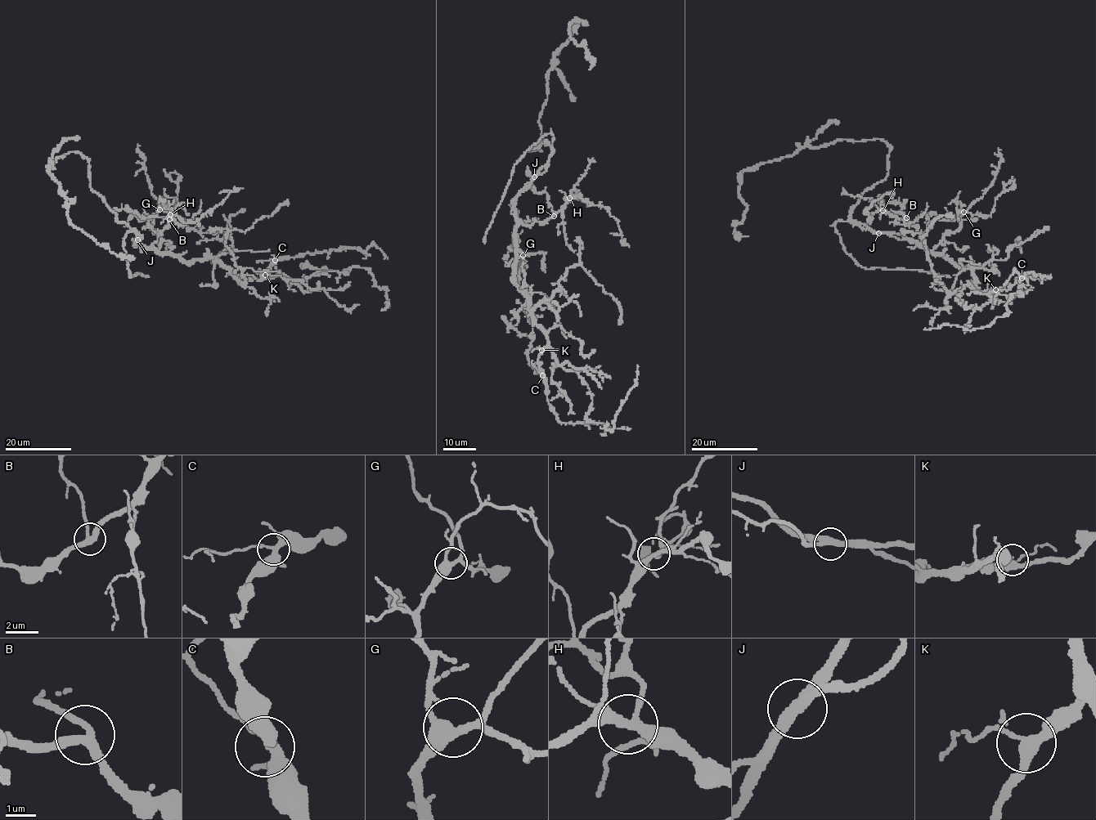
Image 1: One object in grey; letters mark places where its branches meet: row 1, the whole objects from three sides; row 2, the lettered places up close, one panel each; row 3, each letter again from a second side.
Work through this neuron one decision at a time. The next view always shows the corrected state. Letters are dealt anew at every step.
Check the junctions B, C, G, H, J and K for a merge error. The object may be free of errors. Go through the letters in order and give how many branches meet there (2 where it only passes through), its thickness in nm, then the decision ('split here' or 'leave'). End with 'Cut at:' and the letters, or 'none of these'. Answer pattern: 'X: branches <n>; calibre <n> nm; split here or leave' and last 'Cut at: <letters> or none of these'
B: branches 3; calibre 300 nm; leave
C: branches 3; calibre 320 nm; leave
G: branches 3; calibre 360 nm; leave
H: branches 3; calibre 280 nm; leave
J: branches 3; calibre 320 nm; leave
K: branches 3; calibre 300 nm; leave
Cut at: none of these

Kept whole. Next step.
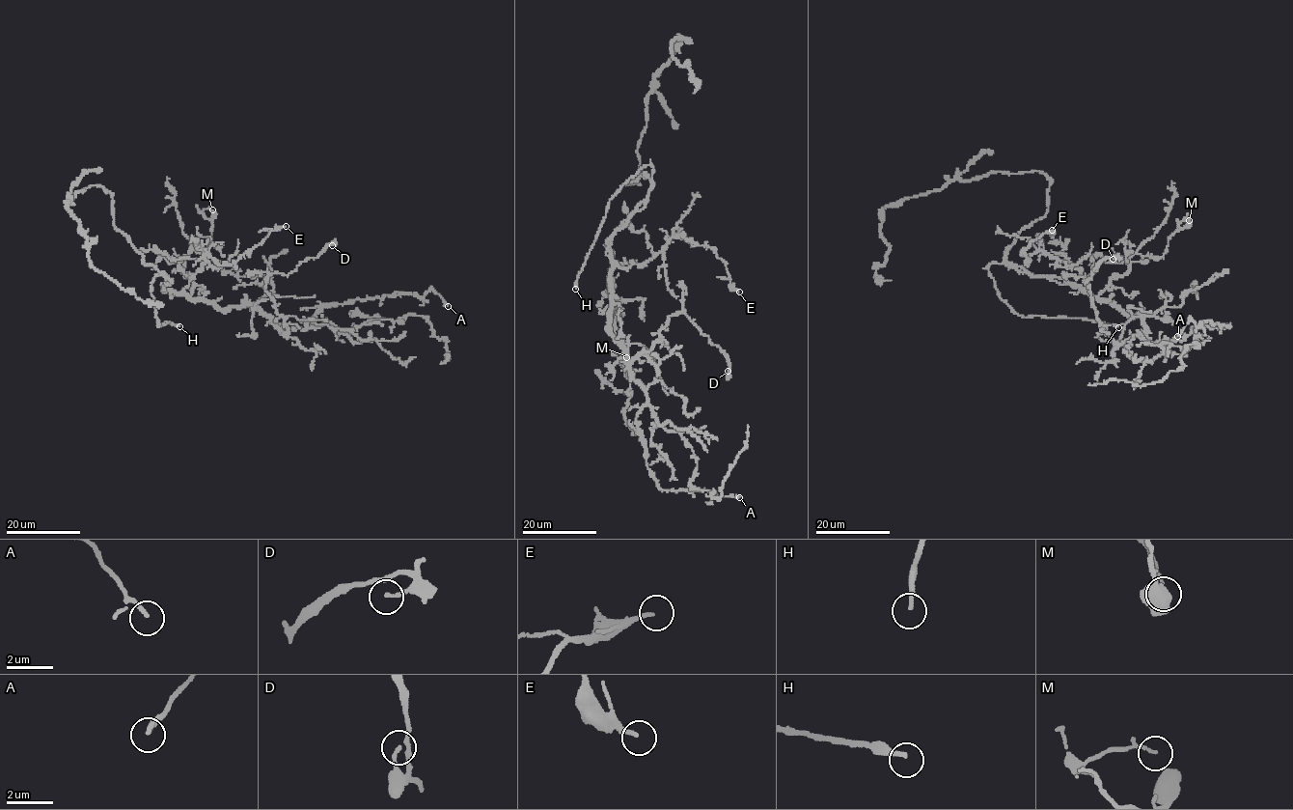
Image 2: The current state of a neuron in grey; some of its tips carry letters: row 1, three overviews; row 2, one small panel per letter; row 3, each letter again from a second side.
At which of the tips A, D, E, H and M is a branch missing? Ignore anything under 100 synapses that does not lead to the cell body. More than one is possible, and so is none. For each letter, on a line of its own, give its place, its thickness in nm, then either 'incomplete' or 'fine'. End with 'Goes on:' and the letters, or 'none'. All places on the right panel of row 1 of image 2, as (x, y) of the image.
A: (1177, 336) | 140 nm | fine
D: (1113, 259) | 120 nm | fine
E: (1052, 230) | 170 nm | fine
H: (1118, 327) | 190 nm | incomplete
M: (1189, 220) | 60 nm | fine
Goes on: H

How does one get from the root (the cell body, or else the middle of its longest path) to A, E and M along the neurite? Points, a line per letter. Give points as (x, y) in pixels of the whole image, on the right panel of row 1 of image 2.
A: (1054, 281), (1141, 315), (1148, 343), (1229, 326), (1189, 319), (1177, 336)
E: (1054, 281), (1085, 290), (1088, 283), (1066, 261), (1041, 251), (1026, 262), (1025, 249), (1052, 230)
M: (1054, 281), (1081, 286), (1096, 297), (1127, 271), (1133, 254), (1161, 258), (1178, 224), (1189, 220)

